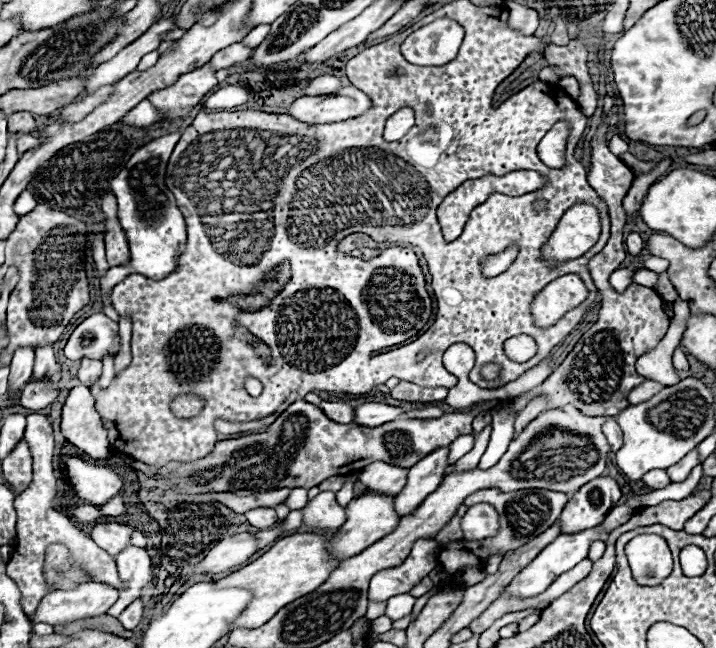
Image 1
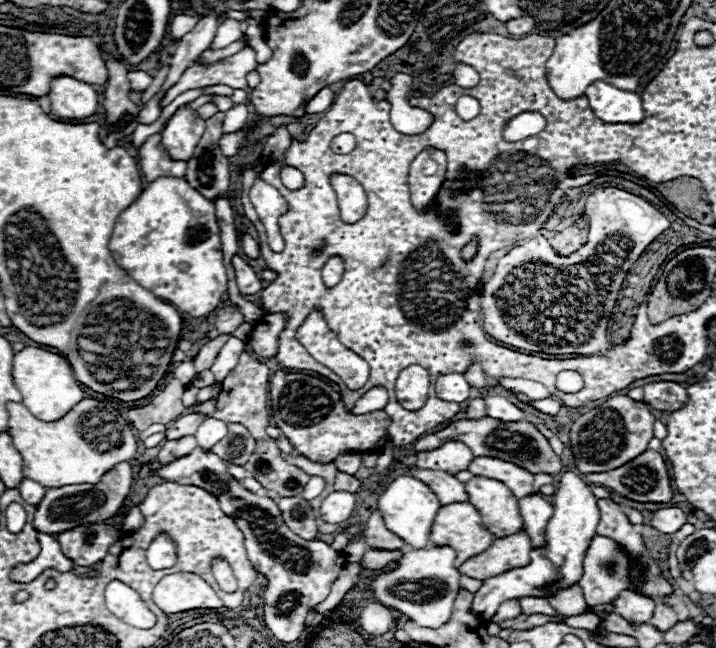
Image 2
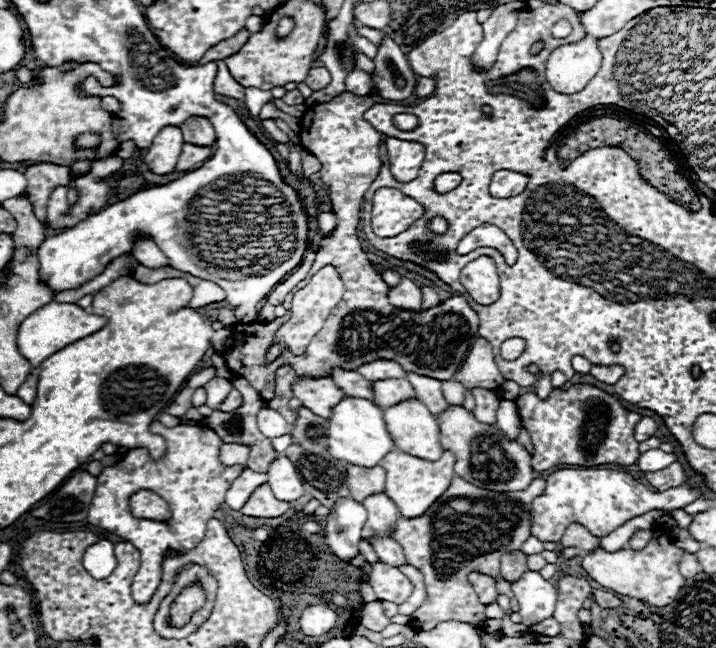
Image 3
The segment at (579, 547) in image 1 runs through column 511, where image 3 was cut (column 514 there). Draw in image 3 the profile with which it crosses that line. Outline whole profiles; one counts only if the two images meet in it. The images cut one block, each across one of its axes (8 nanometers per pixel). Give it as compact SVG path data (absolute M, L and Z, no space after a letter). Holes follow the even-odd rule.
M526 572L518 582L512 582L512 592L520 604L524 626L534 626L554 614L556 586L544 580L538 572Z

